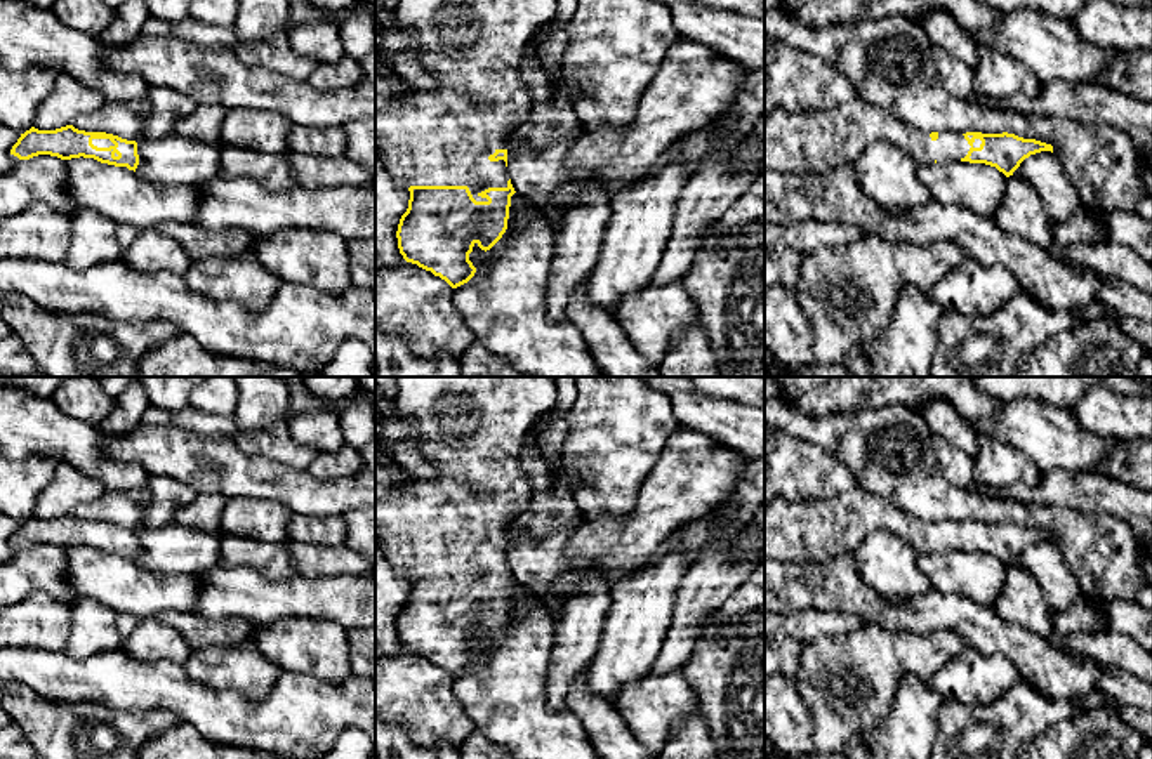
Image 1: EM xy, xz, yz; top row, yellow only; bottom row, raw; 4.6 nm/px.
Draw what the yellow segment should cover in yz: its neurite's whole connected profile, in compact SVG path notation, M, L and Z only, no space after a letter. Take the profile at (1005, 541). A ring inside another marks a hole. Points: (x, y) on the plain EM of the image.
M862 486L844 492L831 498L806 498L791 502L775 498L765 509L765 559L780 563L822 563L834 556L848 556L871 533L886 530L916 547L917 552L942 552L947 549L961 549L970 552L985 552L996 556L1006 566L1020 556L1030 544L1051 540L1053 535L1023 528L1015 523L982 523L982 521L931 521L923 523L907 511L883 500L881 497L865 492Z

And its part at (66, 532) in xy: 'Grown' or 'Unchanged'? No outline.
Grown

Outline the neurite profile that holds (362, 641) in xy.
M375 625L348 630L348 641L353 674L375 679Z

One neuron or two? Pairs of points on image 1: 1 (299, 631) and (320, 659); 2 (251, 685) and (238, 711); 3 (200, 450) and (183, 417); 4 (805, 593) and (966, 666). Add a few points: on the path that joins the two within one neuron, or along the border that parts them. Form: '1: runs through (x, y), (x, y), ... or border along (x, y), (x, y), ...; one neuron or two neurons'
1: runs through (301, 638), (315, 652); one neuron
2: border along (278, 674), (273, 686), (256, 700), (204, 686); two neurons
3: border along (152, 426), (176, 426), (231, 438); two neurons
4: border along (968, 645), (982, 653), (1003, 655), (1006, 659); two neurons

